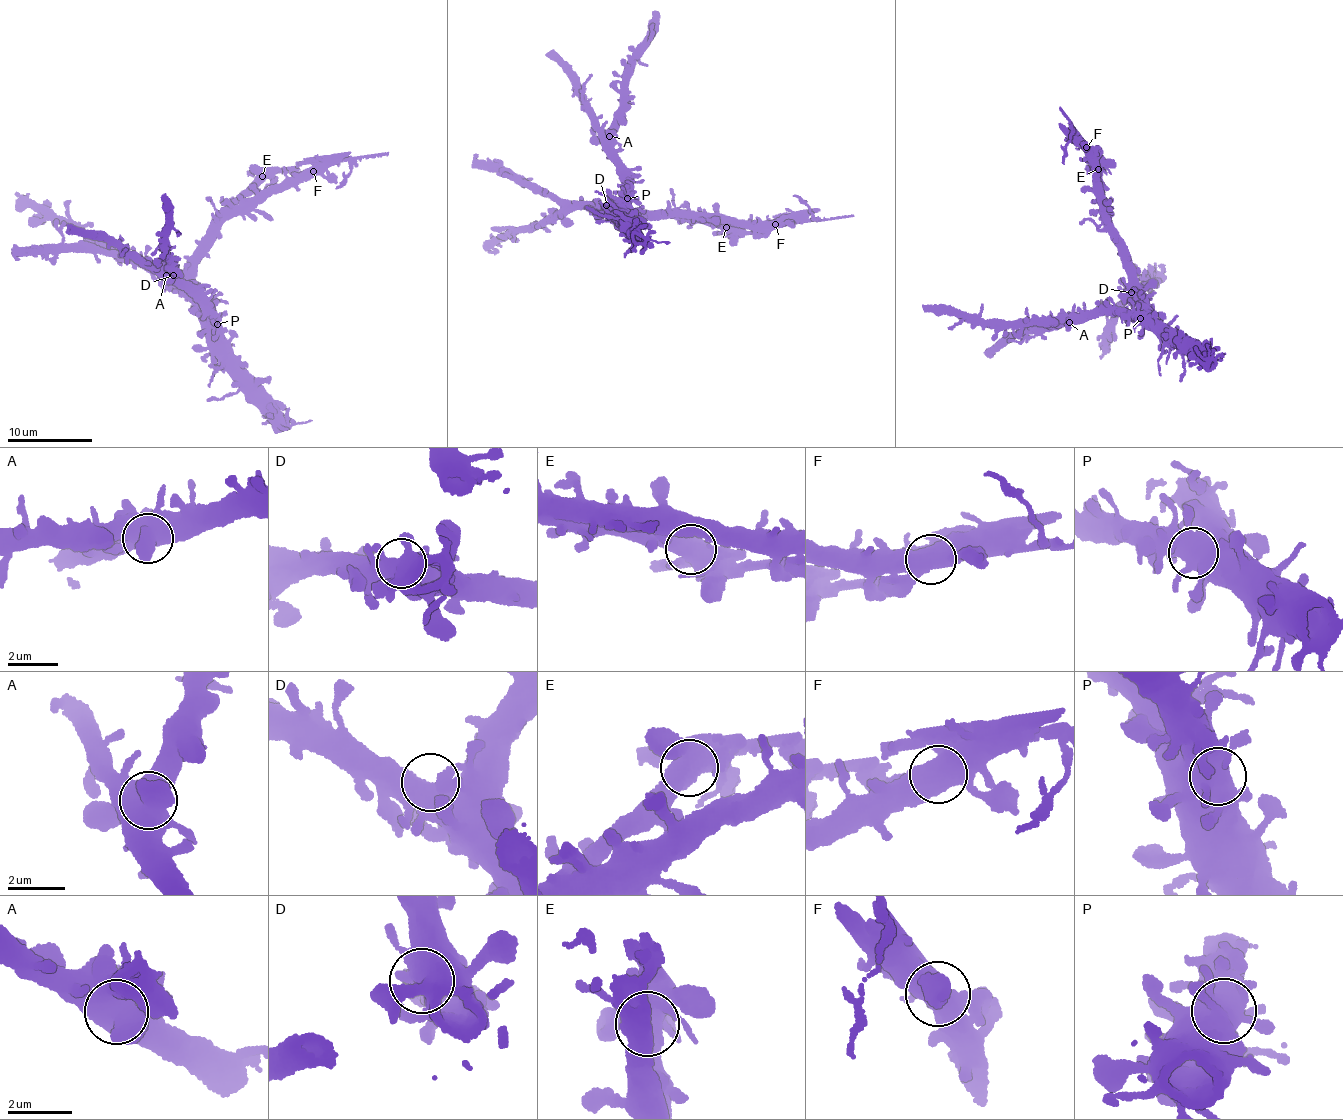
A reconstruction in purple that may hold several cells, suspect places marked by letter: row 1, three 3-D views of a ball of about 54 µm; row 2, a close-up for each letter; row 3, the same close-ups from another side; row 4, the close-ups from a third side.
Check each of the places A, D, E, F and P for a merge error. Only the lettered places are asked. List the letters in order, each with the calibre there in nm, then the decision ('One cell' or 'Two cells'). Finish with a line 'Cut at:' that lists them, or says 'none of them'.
A: Thickness 850 nm. One cell
D: Thickness 480 nm. One cell
E: Thickness 600 nm. Two cells
F: Thickness 800 nm. Two cells
P: Thickness 480 nm. One cell
Cut at: E, F

